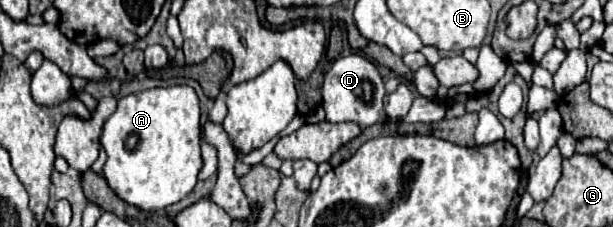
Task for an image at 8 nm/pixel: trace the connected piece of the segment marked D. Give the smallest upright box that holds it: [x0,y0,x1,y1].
[323,53,385,127]

